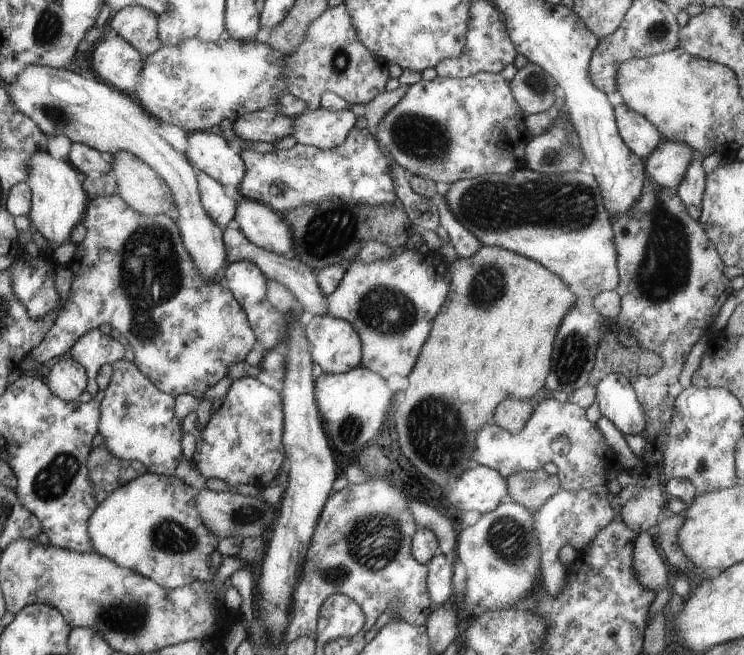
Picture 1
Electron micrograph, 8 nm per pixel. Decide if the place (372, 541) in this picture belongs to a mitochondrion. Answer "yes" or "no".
yes

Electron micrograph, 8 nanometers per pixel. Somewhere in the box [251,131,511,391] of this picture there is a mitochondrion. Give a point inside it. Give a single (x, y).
(330, 230)

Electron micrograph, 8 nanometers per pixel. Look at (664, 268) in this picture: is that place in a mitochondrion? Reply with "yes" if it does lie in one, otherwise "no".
yes

